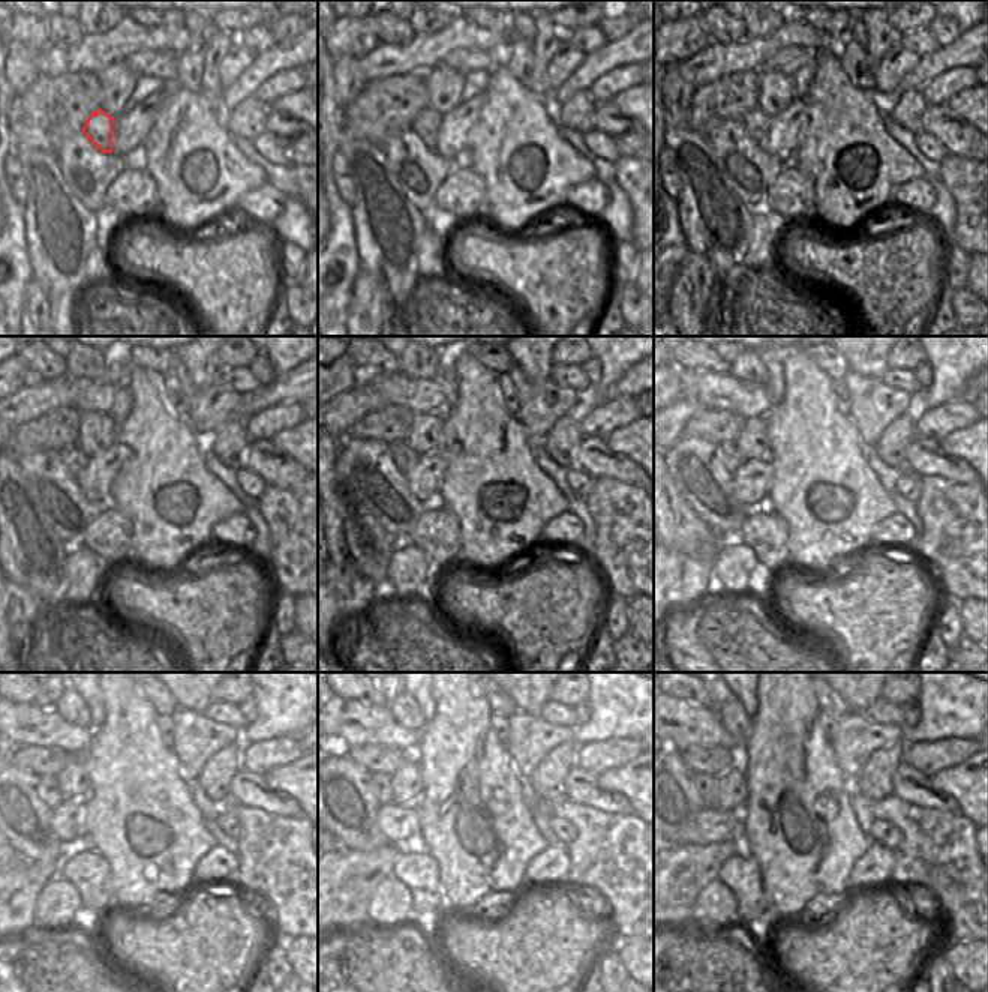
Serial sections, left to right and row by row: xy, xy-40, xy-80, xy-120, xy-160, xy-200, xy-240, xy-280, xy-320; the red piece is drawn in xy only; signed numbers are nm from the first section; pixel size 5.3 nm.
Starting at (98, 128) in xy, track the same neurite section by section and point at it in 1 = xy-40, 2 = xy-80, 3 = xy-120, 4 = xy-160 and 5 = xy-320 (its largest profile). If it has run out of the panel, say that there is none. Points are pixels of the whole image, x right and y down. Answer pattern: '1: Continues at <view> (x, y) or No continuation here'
1: Continues at xy-40 (426, 123)
2: Continues at xy-80 (757, 123)
3: Continues at xy-120 (72, 458)
4: Continues at xy-160 (404, 456)
5: Continues at xy-320 (705, 784)

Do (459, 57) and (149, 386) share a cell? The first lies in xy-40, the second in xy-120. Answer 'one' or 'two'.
two

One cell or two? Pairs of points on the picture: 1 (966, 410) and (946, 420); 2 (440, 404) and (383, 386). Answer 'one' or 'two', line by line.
1: one
2: one

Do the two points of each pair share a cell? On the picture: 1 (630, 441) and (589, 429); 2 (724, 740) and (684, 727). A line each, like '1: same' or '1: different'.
1: different
2: same

